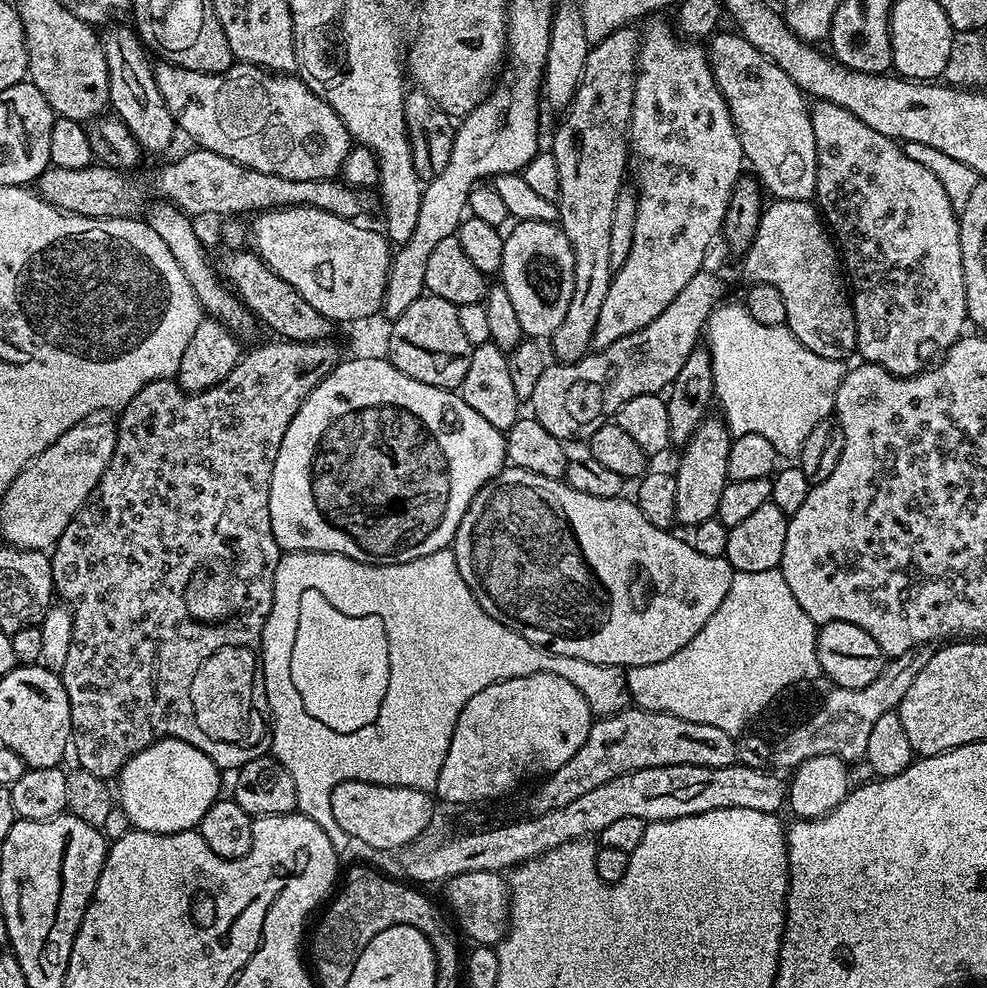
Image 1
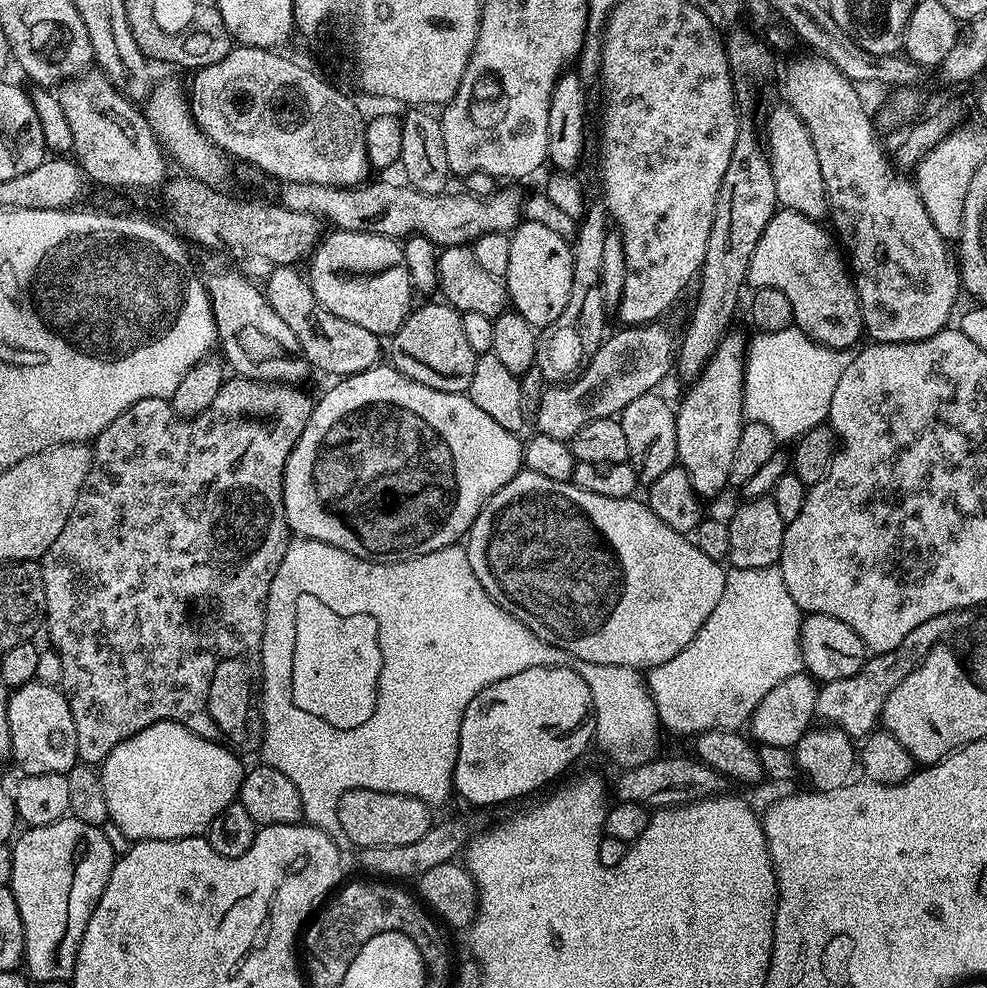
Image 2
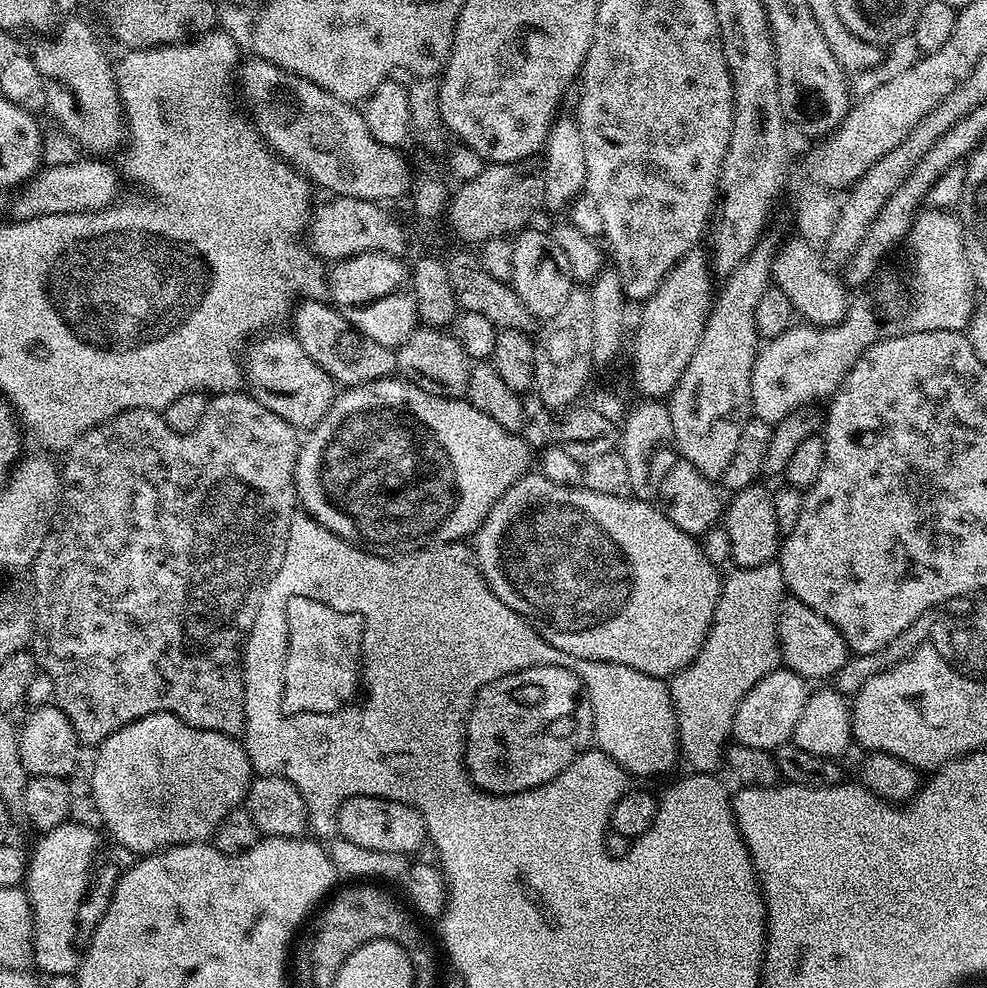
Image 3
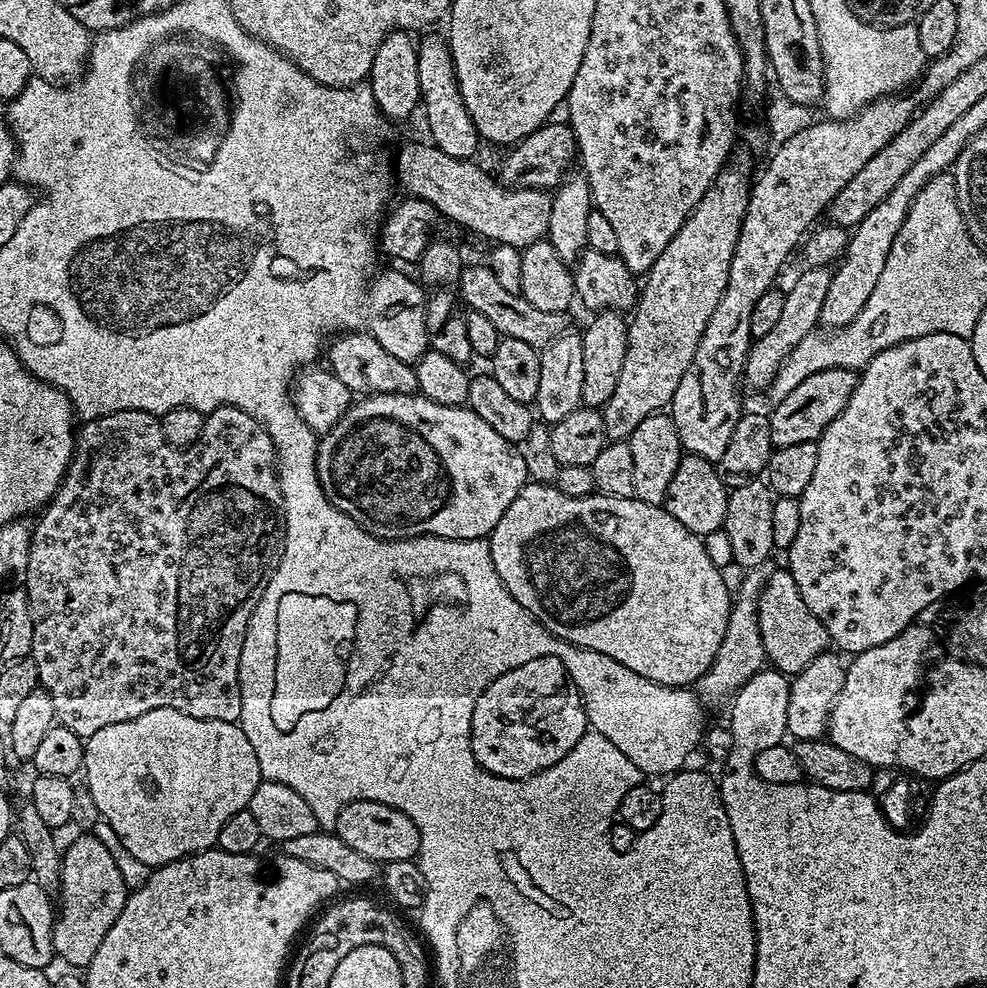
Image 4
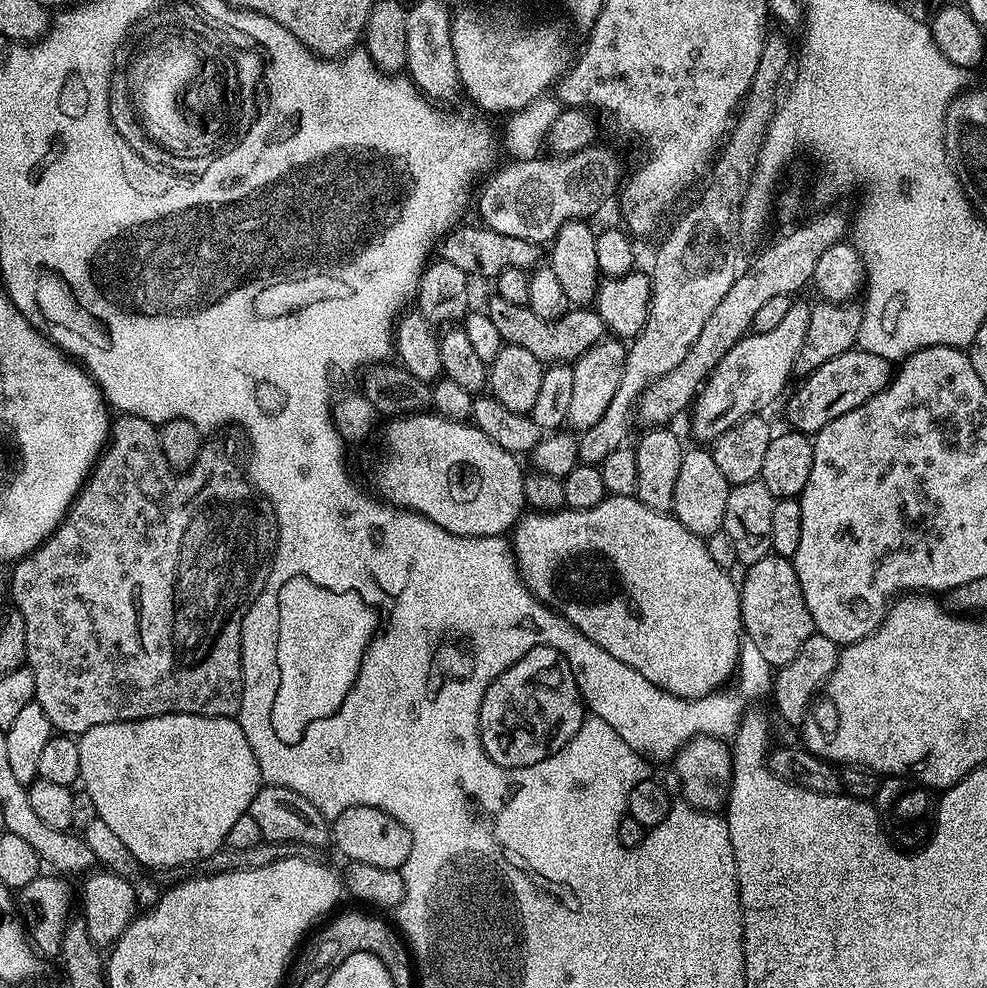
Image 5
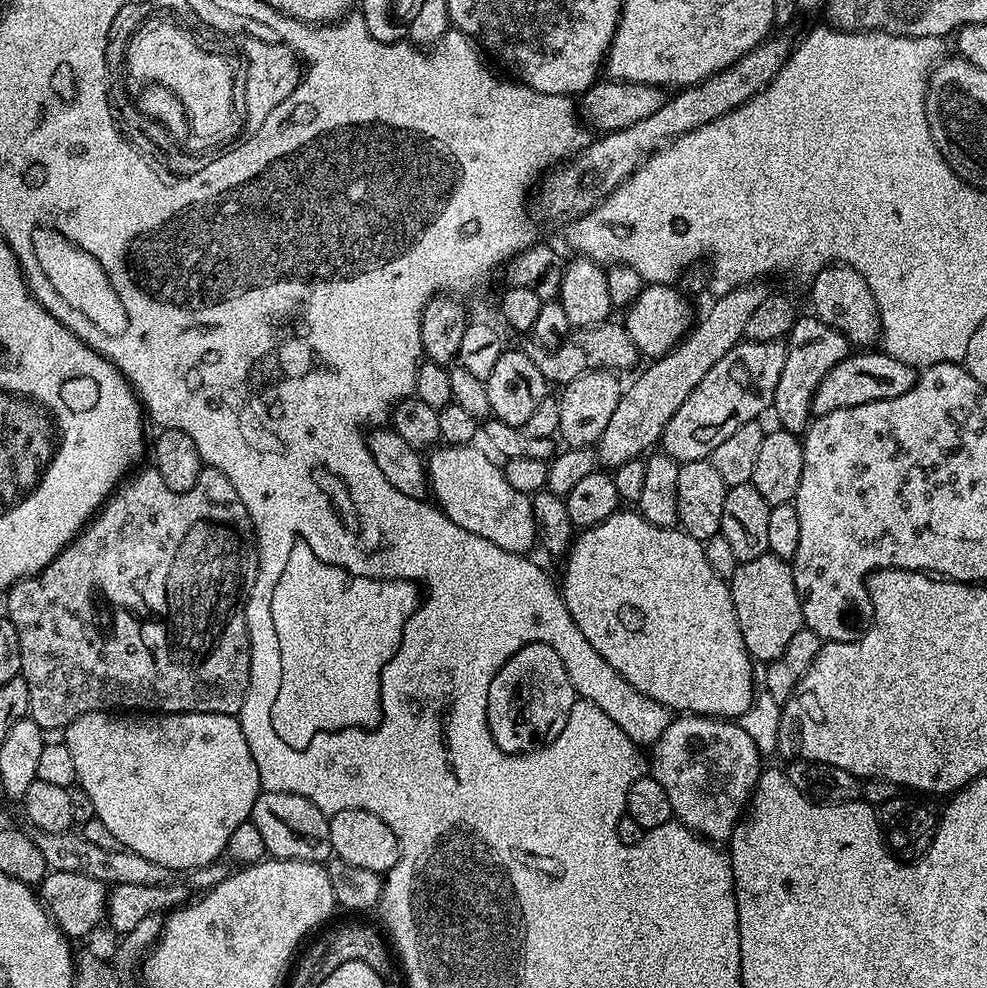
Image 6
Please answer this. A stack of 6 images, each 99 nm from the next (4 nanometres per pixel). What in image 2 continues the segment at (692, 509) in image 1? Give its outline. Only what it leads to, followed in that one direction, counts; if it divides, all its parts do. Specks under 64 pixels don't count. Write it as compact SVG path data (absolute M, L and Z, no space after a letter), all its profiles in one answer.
M733 334L725 335L724 341L714 350L710 362L700 372L700 377L687 385L688 393L676 408L676 433L678 446L676 458L679 467L690 474L690 486L697 496L716 496L723 488L729 487L730 465L734 463L734 449L738 446L738 434L742 434L746 417L744 414L744 358L742 340Z

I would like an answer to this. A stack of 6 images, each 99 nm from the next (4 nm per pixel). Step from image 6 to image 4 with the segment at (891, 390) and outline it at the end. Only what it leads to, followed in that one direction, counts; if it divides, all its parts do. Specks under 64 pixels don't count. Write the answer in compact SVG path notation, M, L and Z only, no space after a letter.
M851 368L818 370L818 374L810 374L810 378L798 382L798 386L794 386L786 398L775 401L773 408L776 409L768 416L773 449L819 440L826 426L830 426L830 422L842 414L846 402L850 402L857 379L857 373Z

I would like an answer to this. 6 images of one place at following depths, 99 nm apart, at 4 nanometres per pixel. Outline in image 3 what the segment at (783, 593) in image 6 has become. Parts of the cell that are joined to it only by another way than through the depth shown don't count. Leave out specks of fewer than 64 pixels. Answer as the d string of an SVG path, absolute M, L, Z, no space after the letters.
M785 598L780 602L780 613L776 616L776 637L780 643L783 667L796 672L808 682L820 680L823 676L835 677L850 658L848 643L844 641L840 631L826 622L826 618L814 614L810 606L795 598Z

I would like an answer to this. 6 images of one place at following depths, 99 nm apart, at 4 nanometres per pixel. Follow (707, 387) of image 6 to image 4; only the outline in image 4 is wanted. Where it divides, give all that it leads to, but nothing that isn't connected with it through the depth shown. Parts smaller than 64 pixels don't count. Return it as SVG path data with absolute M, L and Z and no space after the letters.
M828 266L818 268L805 267L804 273L792 284L792 289L784 292L786 306L782 306L782 314L778 317L778 326L773 326L770 334L759 337L748 350L748 363L744 366L743 379L752 388L767 389L772 379L778 374L780 364L788 357L790 350L798 346L798 342L809 339L810 334L820 324L822 301L832 281L833 269Z

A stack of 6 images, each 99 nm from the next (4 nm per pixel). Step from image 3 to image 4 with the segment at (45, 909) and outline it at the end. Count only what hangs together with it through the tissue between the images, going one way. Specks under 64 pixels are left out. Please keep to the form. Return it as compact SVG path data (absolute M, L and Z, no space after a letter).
M80 834L68 849L63 849L58 911L52 926L52 950L69 964L69 969L87 969L98 946L102 946L102 938L106 938L106 930L118 922L118 914L122 914L126 906L129 891L114 858L110 858L110 850L98 842L95 834Z

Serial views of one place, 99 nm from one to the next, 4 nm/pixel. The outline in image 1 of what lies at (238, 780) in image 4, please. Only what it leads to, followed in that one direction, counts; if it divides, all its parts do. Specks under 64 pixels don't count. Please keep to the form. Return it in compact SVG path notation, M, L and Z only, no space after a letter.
M165 738L126 761L118 777L118 808L138 832L191 832L212 803L221 799L220 776L221 769L202 750L190 746L190 742Z

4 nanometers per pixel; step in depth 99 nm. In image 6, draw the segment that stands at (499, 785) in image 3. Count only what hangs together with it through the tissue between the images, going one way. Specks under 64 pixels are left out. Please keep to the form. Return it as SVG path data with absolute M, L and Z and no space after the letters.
M527 644L494 674L488 691L488 729L503 752L531 752L558 738L578 697L555 649Z

